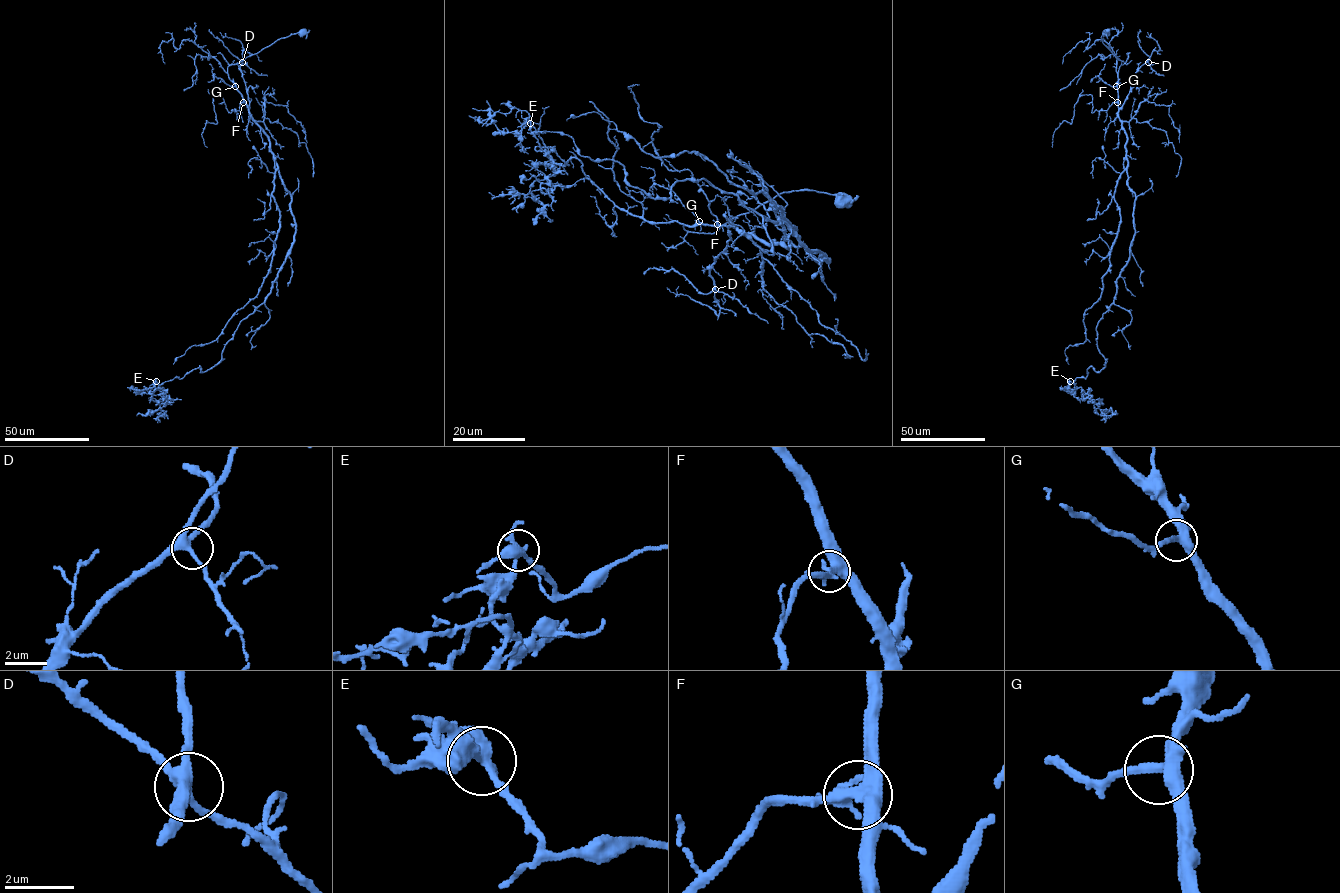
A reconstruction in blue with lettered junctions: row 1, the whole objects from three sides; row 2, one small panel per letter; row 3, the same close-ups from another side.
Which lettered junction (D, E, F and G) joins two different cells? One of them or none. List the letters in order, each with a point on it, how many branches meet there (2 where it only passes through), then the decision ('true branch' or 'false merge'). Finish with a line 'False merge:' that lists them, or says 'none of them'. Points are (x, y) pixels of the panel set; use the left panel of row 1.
D: (242, 62) | 4 | true branch
E: (156, 381) | 4 | false merge
F: (243, 102) | 4 | true branch
G: (235, 86) | 4 | true branch
False merge: E

